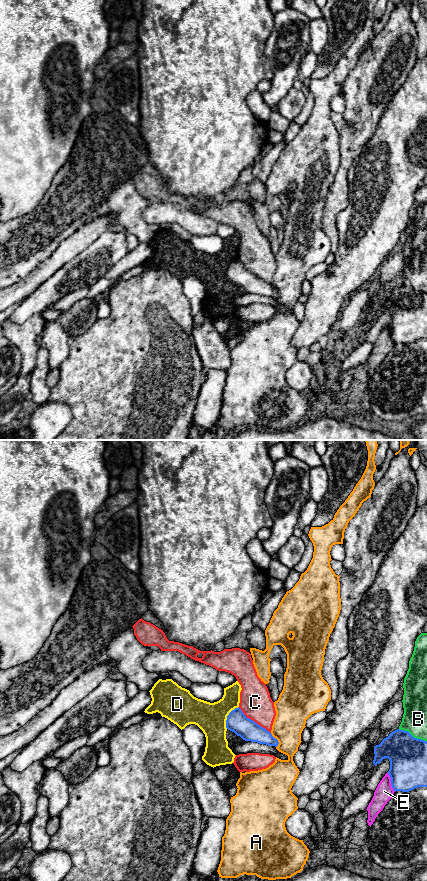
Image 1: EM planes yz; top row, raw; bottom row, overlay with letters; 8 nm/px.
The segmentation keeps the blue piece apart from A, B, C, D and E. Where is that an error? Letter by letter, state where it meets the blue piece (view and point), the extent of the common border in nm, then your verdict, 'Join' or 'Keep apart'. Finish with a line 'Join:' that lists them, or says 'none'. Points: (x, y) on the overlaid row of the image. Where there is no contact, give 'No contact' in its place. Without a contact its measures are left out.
A: Touches blue at yz (277, 740). Shared border 130 nm. Keep apart
B: Touches blue at yz (412, 736). Shared border 260 nm. Keep apart
C: Touches blue at yz (253, 721). Shared border 340 nm. Keep apart
D: Touches blue at yz (227, 716). Shared border 200 nm. Keep apart
E: Touches blue at yz (391, 782). Shared border 170 nm. Keep apart
Join: none

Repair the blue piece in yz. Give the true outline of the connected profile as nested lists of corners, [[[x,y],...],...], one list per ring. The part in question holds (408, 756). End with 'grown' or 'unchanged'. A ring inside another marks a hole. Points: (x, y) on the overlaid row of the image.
[[[397,729],[374,746],[373,764],[388,758],[393,790],[409,792],[427,787],[427,742],[414,738],[408,731]]]; unchanged

